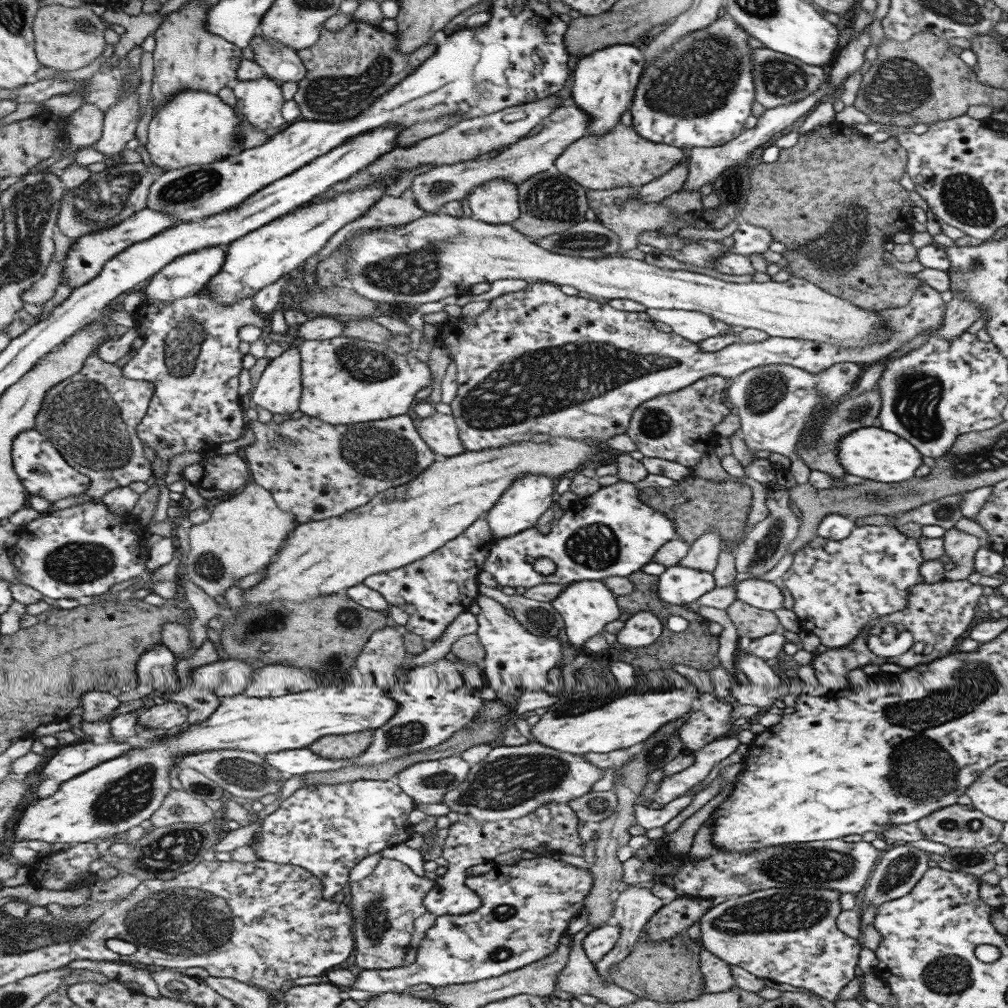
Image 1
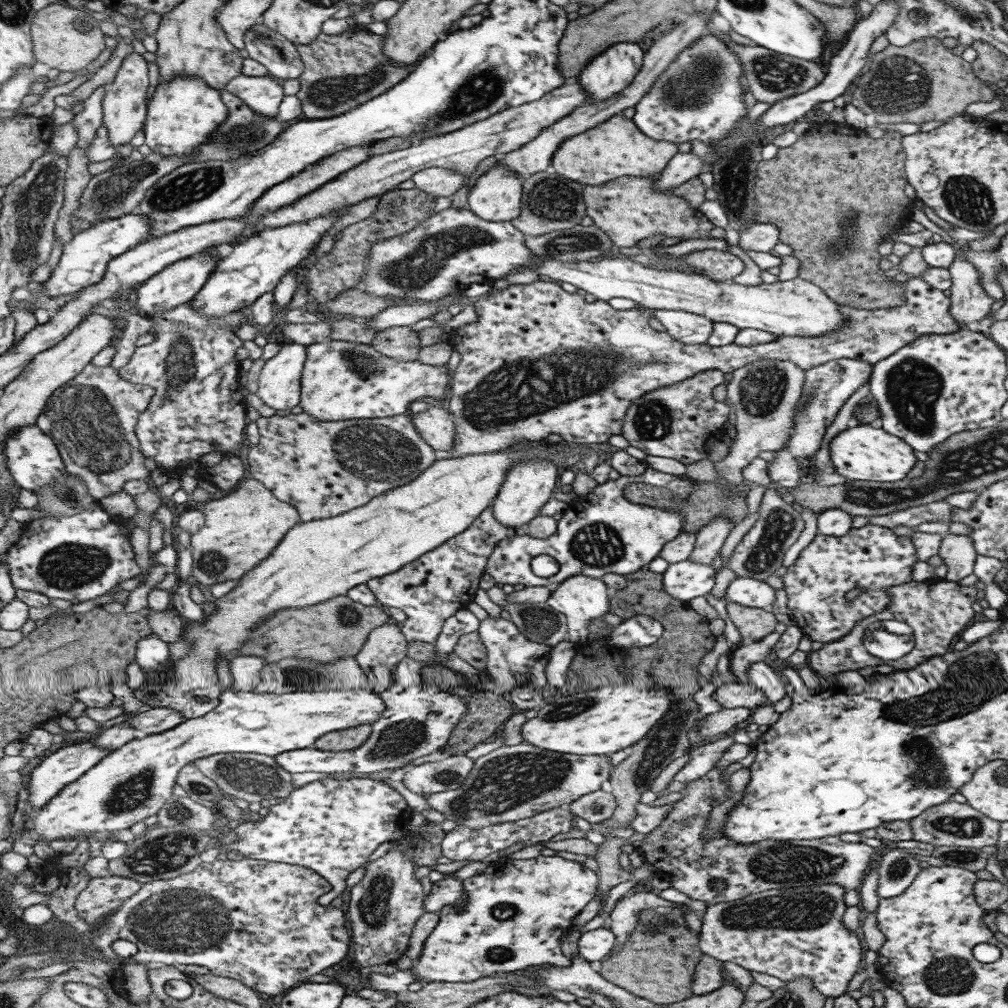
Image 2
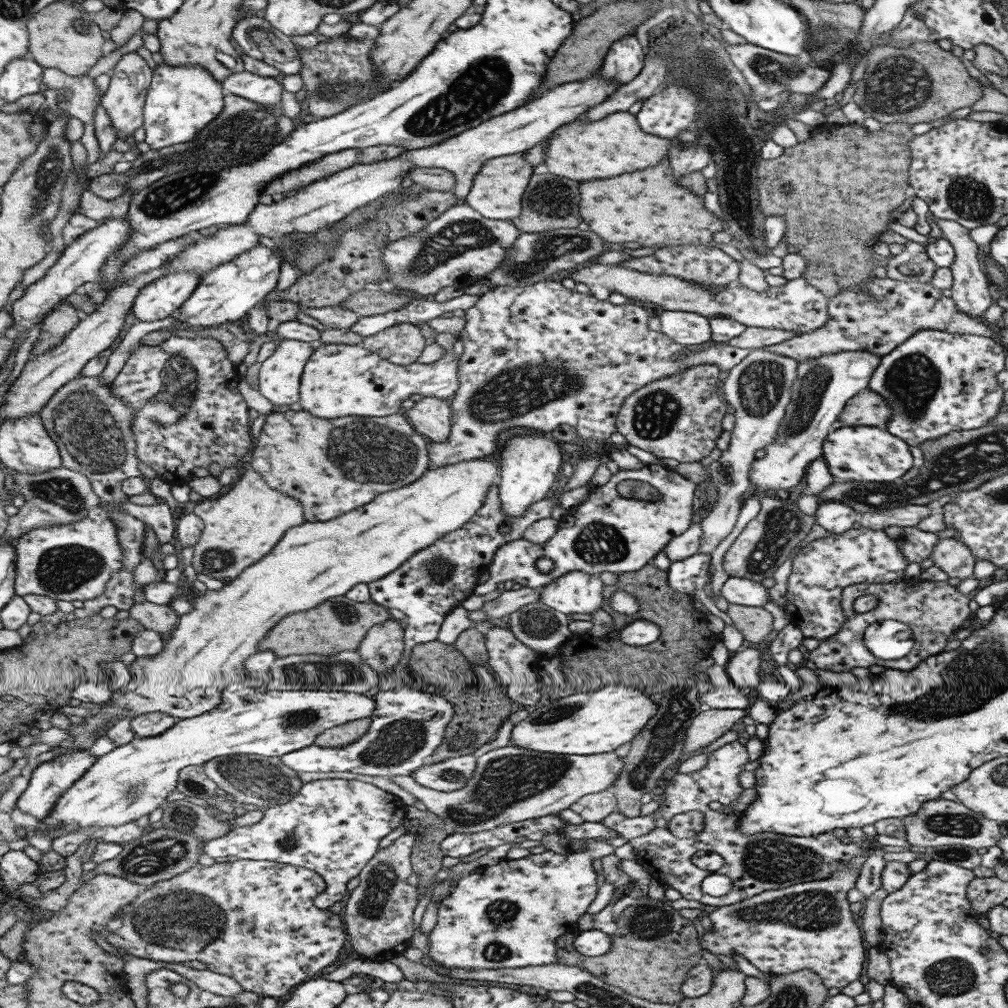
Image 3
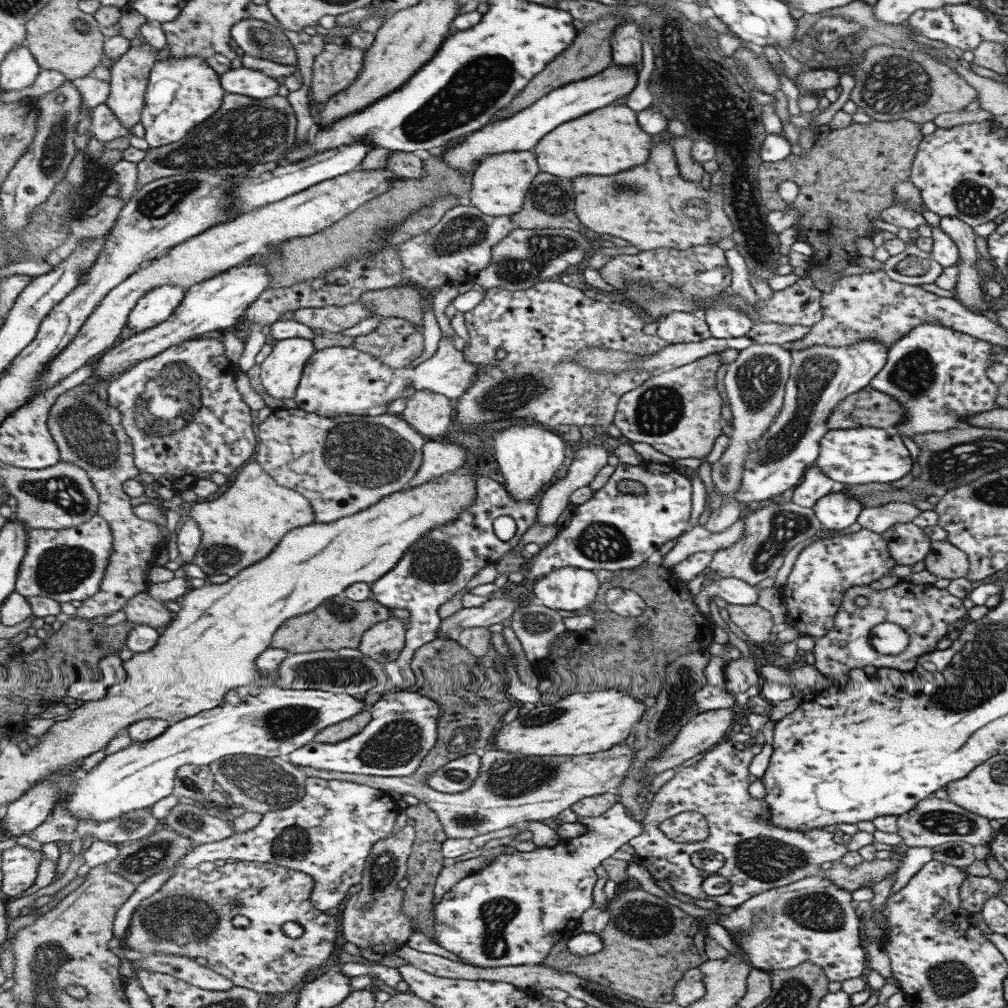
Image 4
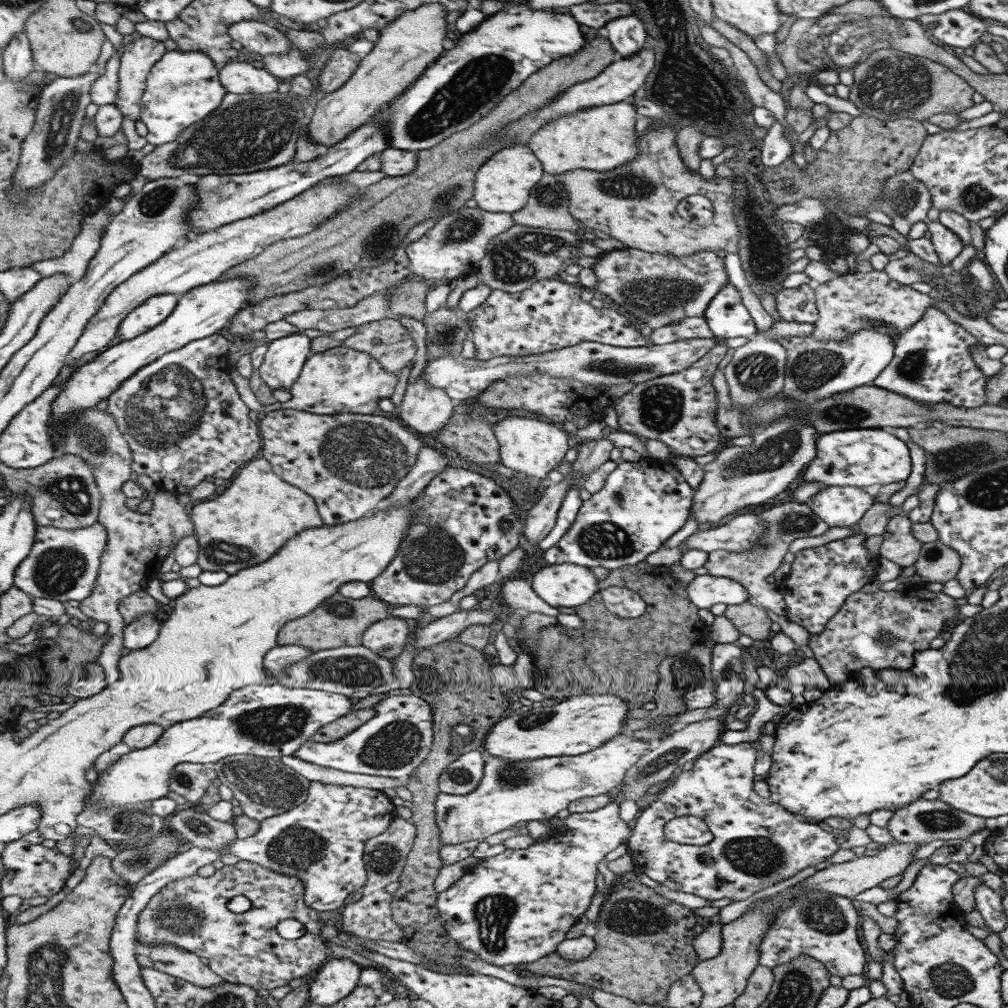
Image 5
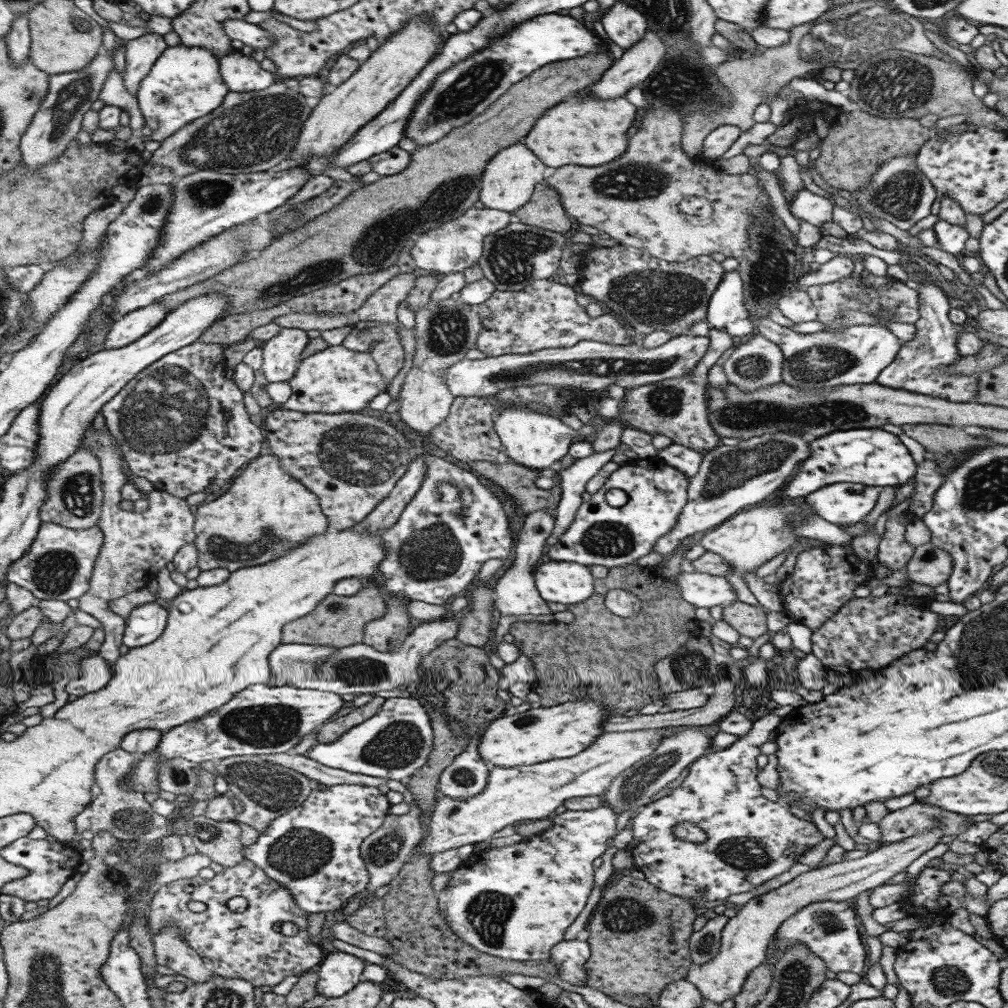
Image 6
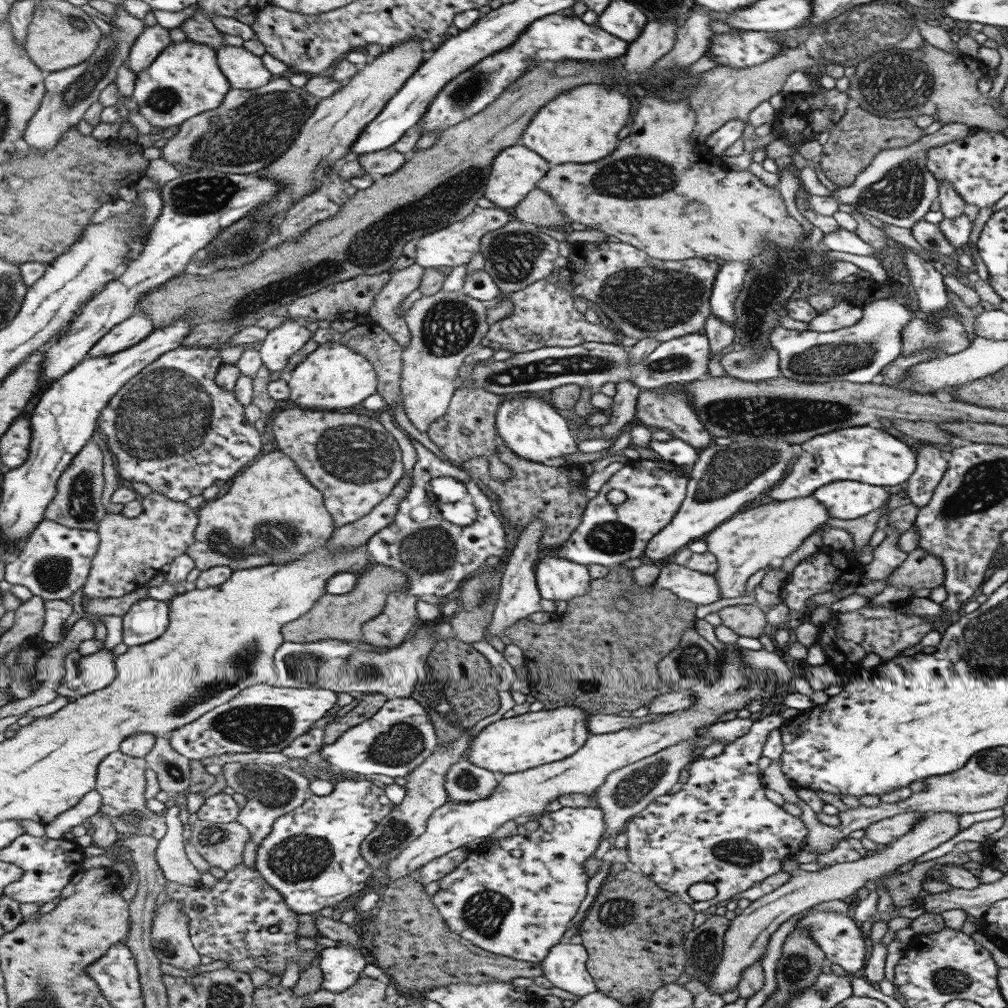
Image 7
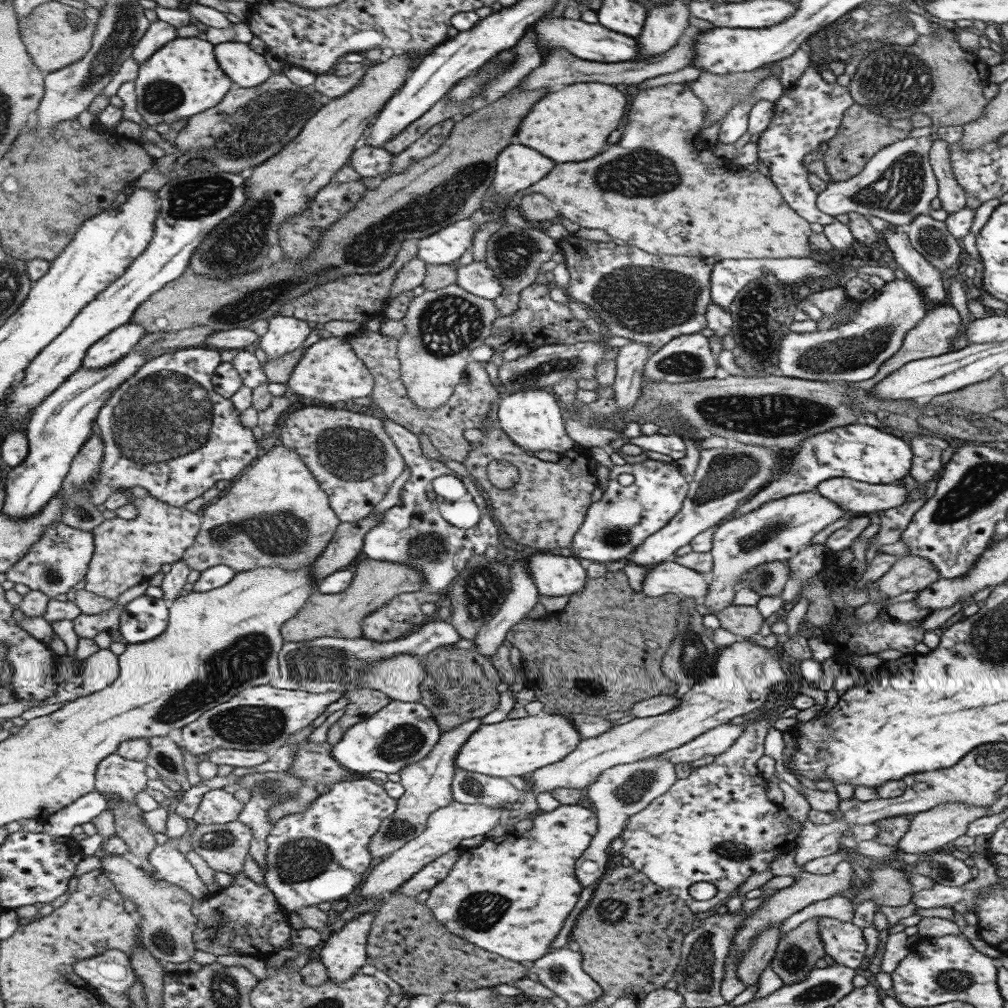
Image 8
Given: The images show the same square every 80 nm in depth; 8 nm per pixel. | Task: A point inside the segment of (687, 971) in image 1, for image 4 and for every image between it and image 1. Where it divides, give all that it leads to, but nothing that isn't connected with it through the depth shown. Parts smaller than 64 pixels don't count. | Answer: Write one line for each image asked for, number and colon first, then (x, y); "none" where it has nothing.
2: (657, 962)
3: (652, 946)
4: (647, 945)

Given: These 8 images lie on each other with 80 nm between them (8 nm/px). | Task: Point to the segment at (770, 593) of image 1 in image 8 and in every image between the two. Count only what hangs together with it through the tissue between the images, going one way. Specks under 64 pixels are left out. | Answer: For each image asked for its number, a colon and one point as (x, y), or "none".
2: (756, 594)
3: (736, 591)
4: (733, 591)
5: (703, 591)
6: (701, 590)
7: (688, 585)
8: (668, 577)

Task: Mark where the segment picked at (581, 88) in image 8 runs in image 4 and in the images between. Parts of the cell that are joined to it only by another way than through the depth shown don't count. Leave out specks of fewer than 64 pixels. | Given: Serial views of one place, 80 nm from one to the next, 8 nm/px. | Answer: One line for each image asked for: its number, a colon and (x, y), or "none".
4: (608, 140)
5: (598, 138)
6: (583, 130)
7: (579, 126)

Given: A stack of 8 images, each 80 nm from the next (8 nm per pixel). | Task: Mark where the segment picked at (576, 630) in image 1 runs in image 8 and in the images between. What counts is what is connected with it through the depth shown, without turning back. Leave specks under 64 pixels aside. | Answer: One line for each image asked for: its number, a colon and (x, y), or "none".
2: (580, 599)
3: (576, 592)
4: (569, 589)
5: (566, 585)
6: (566, 583)
7: (558, 579)
8: (555, 575)

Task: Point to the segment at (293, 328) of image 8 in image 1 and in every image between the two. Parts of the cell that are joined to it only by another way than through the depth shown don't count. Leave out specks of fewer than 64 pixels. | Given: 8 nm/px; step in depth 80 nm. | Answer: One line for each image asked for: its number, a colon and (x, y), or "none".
1: (279, 390)
2: (280, 387)
3: (281, 375)
4: (282, 371)
5: (284, 362)
6: (283, 354)
7: (283, 342)

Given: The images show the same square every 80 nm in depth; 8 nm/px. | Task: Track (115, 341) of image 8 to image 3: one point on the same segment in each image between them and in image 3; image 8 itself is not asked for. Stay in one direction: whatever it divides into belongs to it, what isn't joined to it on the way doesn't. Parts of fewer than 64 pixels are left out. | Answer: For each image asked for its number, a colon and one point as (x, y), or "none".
3: (161, 299)
4: (157, 306)
5: (156, 310)
6: (136, 324)
7: (131, 332)

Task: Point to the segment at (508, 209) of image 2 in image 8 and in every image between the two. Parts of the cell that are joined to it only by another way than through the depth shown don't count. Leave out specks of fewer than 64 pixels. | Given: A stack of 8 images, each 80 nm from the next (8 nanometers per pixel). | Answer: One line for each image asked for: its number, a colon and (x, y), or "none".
3: (498, 191)
4: (501, 183)
5: (505, 183)
6: (510, 180)
7: (517, 171)
8: (519, 168)

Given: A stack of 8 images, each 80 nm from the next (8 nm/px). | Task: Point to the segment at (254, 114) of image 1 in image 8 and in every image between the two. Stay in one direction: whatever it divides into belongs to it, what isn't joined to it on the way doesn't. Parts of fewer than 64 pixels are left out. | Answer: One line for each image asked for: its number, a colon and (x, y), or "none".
2: (264, 95)
3: (258, 88)
4: (245, 81)
5: (239, 77)
6: (243, 74)
7: (244, 70)
8: (247, 69)

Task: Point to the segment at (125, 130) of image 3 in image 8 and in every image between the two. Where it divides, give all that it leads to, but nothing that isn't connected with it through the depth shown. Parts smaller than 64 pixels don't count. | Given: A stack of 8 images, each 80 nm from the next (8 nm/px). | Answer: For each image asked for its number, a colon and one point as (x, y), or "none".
4: (131, 74)
5: (140, 55)
6: (141, 53)
7: (155, 39)
8: (160, 33)

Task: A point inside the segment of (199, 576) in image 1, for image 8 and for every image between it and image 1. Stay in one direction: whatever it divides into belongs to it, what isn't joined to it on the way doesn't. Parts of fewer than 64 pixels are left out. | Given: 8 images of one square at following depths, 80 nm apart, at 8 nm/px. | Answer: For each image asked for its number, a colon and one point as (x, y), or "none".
2: (242, 529)
3: (247, 523)
4: (243, 526)
5: (259, 513)
6: (266, 512)
7: (272, 514)
8: (277, 514)

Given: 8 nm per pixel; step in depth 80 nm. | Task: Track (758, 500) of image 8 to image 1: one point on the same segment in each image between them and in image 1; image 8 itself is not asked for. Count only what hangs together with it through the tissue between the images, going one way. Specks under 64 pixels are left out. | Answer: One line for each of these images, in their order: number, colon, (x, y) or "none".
1: (871, 453)
2: (861, 452)
3: (855, 453)
4: (860, 455)
5: (862, 457)
6: (870, 455)
7: (865, 453)

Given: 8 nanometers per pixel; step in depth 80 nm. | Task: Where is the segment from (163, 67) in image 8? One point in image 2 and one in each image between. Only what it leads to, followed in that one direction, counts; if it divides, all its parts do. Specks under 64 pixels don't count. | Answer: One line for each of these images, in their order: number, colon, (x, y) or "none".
2: (183, 114)
3: (182, 100)
4: (182, 93)
5: (184, 87)
6: (185, 83)
7: (185, 80)

